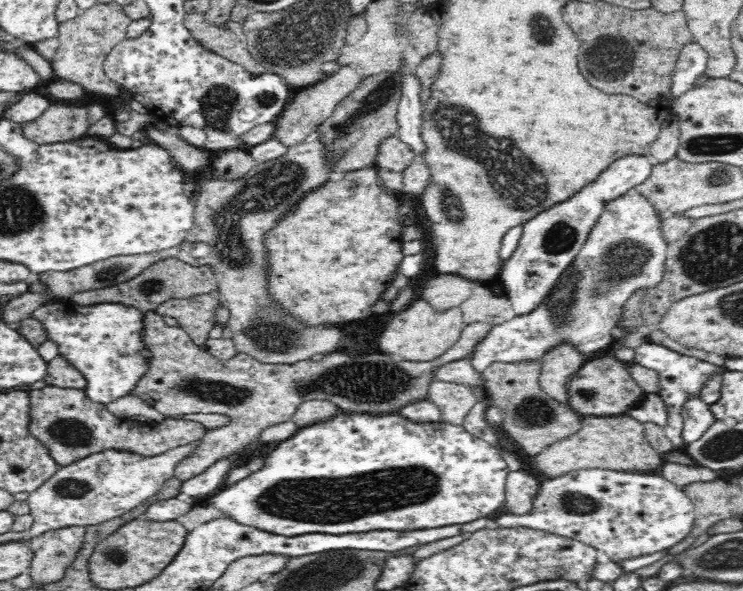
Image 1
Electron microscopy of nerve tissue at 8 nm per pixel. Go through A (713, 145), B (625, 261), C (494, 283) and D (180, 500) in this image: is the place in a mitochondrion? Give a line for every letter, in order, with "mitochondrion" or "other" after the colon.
A: mitochondrion
B: mitochondrion
C: other
D: other

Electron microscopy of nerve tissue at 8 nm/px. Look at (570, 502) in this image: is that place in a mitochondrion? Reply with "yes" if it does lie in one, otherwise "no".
yes

